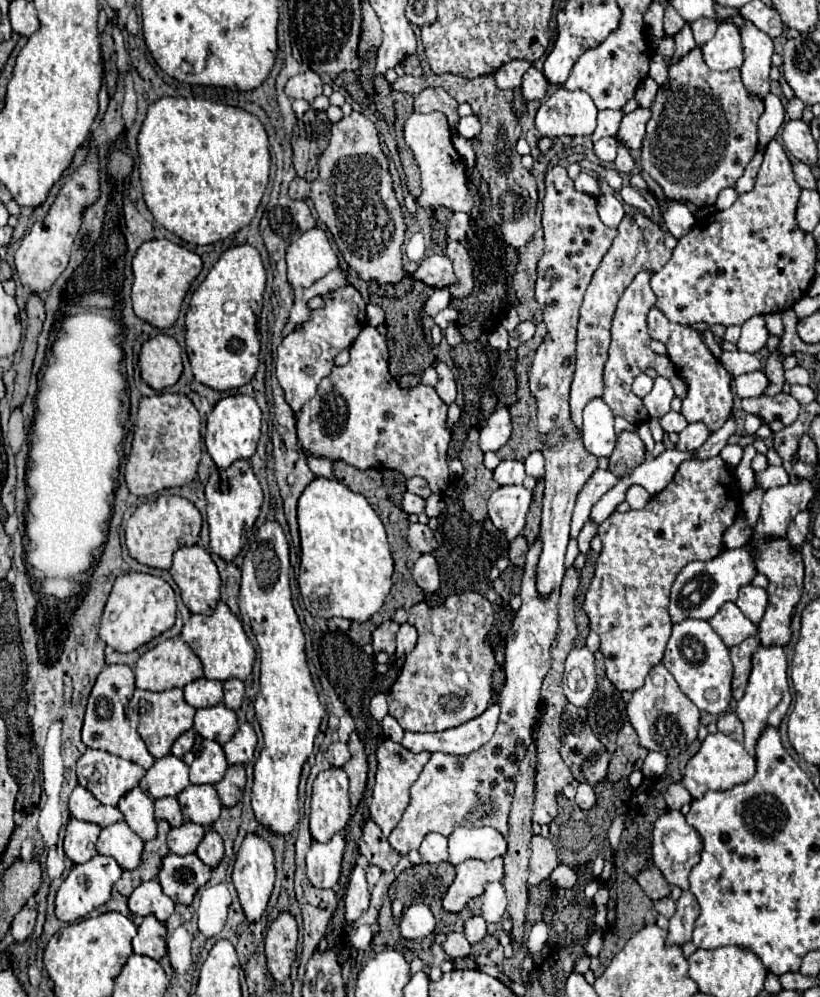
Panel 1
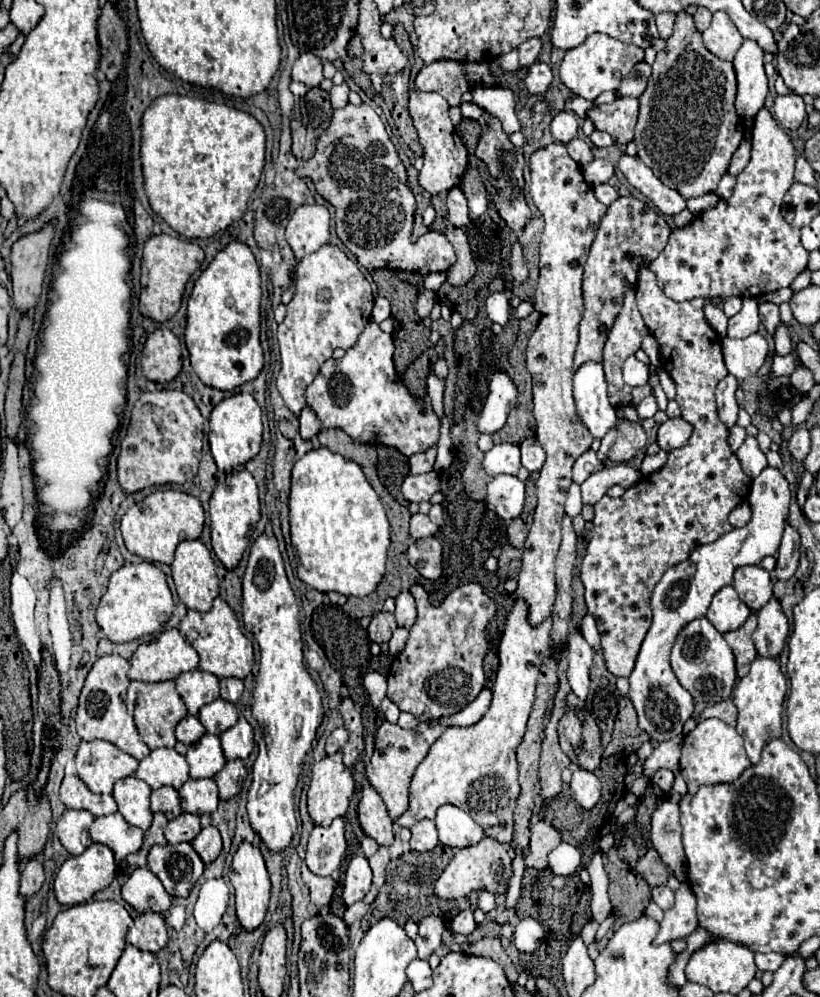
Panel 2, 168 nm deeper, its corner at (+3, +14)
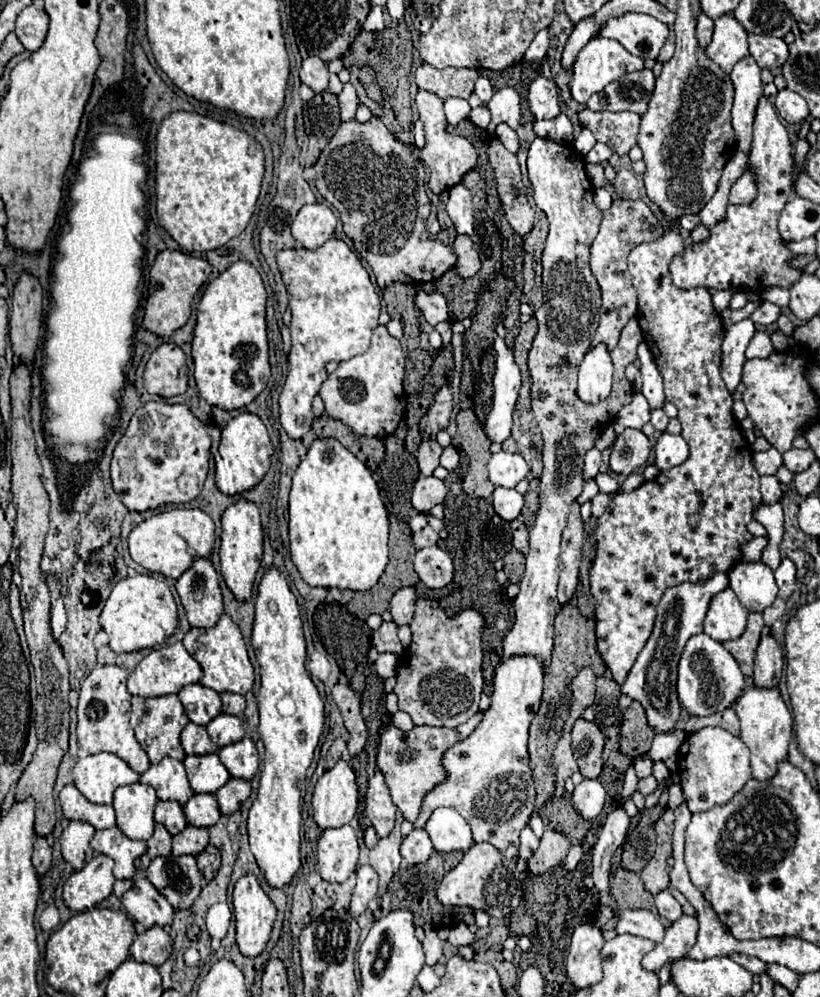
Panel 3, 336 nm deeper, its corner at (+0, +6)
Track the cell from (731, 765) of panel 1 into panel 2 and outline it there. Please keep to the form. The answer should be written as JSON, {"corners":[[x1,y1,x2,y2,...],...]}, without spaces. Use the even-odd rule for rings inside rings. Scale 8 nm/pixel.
{"corners":[[718,718,702,720,682,742,680,772,688,784,688,794,696,794,700,786,714,786,722,782,734,782,746,768,750,760,744,750,744,740,736,728,728,726]]}

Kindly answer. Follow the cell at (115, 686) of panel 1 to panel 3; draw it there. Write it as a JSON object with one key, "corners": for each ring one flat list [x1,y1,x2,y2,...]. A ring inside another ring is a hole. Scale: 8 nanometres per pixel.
{"corners":[[97,666,87,680,81,686,79,694,79,724,77,724,77,736,79,746,87,754,99,754,99,752,113,752,119,758,123,758,137,774,143,774,151,764,147,758,147,752,139,746,133,726,129,724,129,708,131,708,131,694,127,690,127,676,129,672,119,666]]}

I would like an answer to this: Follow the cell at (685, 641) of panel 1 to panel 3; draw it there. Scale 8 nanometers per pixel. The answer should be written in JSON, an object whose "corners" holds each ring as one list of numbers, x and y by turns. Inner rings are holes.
{"corners":[[705,632,693,636,687,642,679,660,679,680,677,680,677,696,685,710,689,710,695,716,709,716,713,712,721,712,737,700,743,688,745,678,739,670,739,664,723,648,721,642,713,640]]}

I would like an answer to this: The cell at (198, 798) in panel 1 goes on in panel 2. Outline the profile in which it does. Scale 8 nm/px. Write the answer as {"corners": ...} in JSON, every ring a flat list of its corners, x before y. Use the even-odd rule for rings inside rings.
{"corners":[[212,778,188,780,180,790,180,806,190,814,212,814,218,808,218,786]]}

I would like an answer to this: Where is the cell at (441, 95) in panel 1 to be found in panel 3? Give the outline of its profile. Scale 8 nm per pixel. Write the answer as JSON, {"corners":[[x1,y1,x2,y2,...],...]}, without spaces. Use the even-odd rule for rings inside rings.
{"corners":[[429,64,417,68,415,82,421,90,437,94,441,100,447,98,469,98,473,94,479,72,473,68,445,68,437,70]]}

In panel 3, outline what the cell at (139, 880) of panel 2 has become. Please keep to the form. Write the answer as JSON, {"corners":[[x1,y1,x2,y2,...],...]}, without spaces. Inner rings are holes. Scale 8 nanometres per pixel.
{"corners":[[137,878,133,888,123,894,123,906,127,916,141,922,145,928,169,926,173,922,173,906,157,892,147,878]]}

